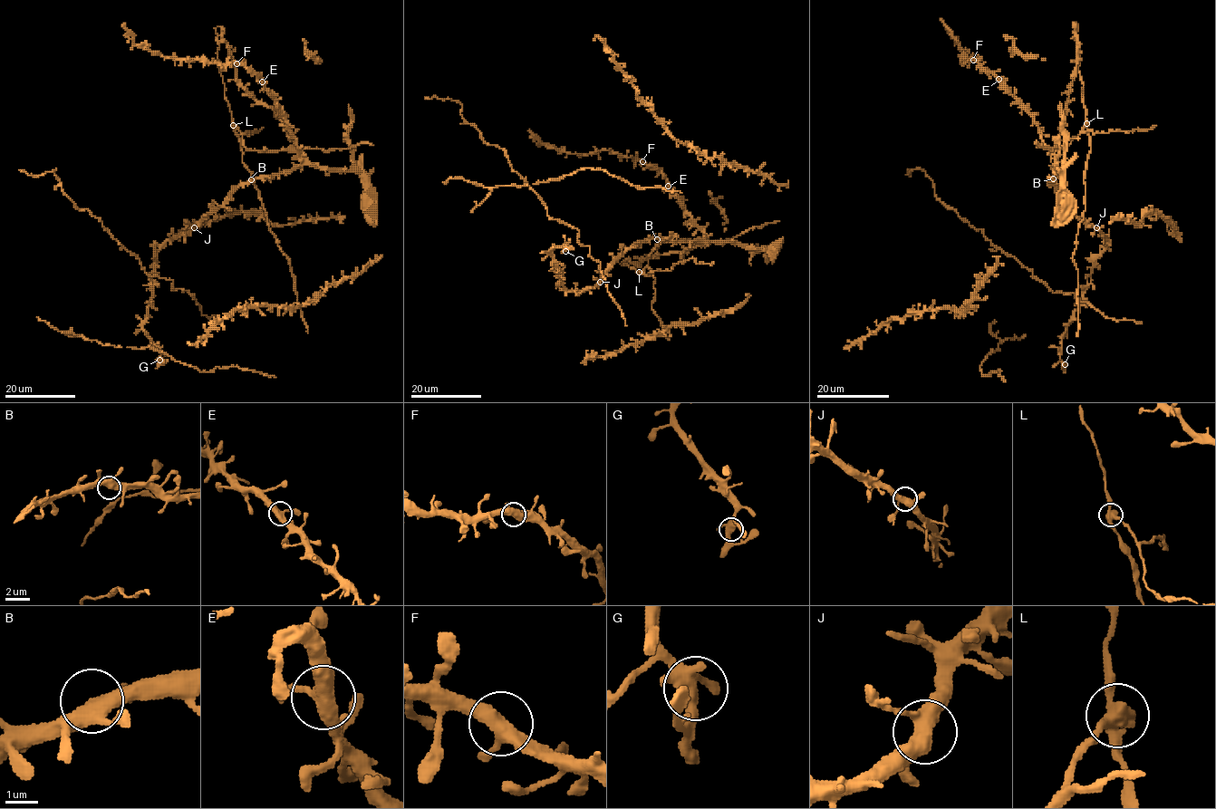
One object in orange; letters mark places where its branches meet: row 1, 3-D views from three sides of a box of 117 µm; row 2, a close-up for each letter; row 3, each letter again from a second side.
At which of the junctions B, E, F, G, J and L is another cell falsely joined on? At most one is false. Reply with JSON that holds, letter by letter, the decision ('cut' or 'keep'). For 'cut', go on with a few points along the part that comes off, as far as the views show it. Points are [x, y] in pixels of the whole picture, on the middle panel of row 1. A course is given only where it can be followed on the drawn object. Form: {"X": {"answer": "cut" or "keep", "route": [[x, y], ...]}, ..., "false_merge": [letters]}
{"B": {"answer": "keep"}, "E": {"answer": "keep"}, "F": {"answer": "keep"}, "G": {"answer": "keep"}, "J": {"answer": "keep"}, "L": {"answer": "cut", "route": [[639, 272], [647, 265], [649, 255], [660, 242], [688, 239], [700, 243], [725, 241], [778, 220]]}, "false_merge": ["L"]}

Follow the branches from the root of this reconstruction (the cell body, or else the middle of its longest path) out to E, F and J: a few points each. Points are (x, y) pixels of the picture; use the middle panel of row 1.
E: (657, 238), (675, 242), (707, 241), (702, 229), (684, 210), (684, 206), (668, 186)
F: (657, 238), (675, 242), (707, 241), (702, 229), (670, 190), (669, 181), (642, 161)
J: (657, 238), (635, 243), (614, 262), (600, 282)

